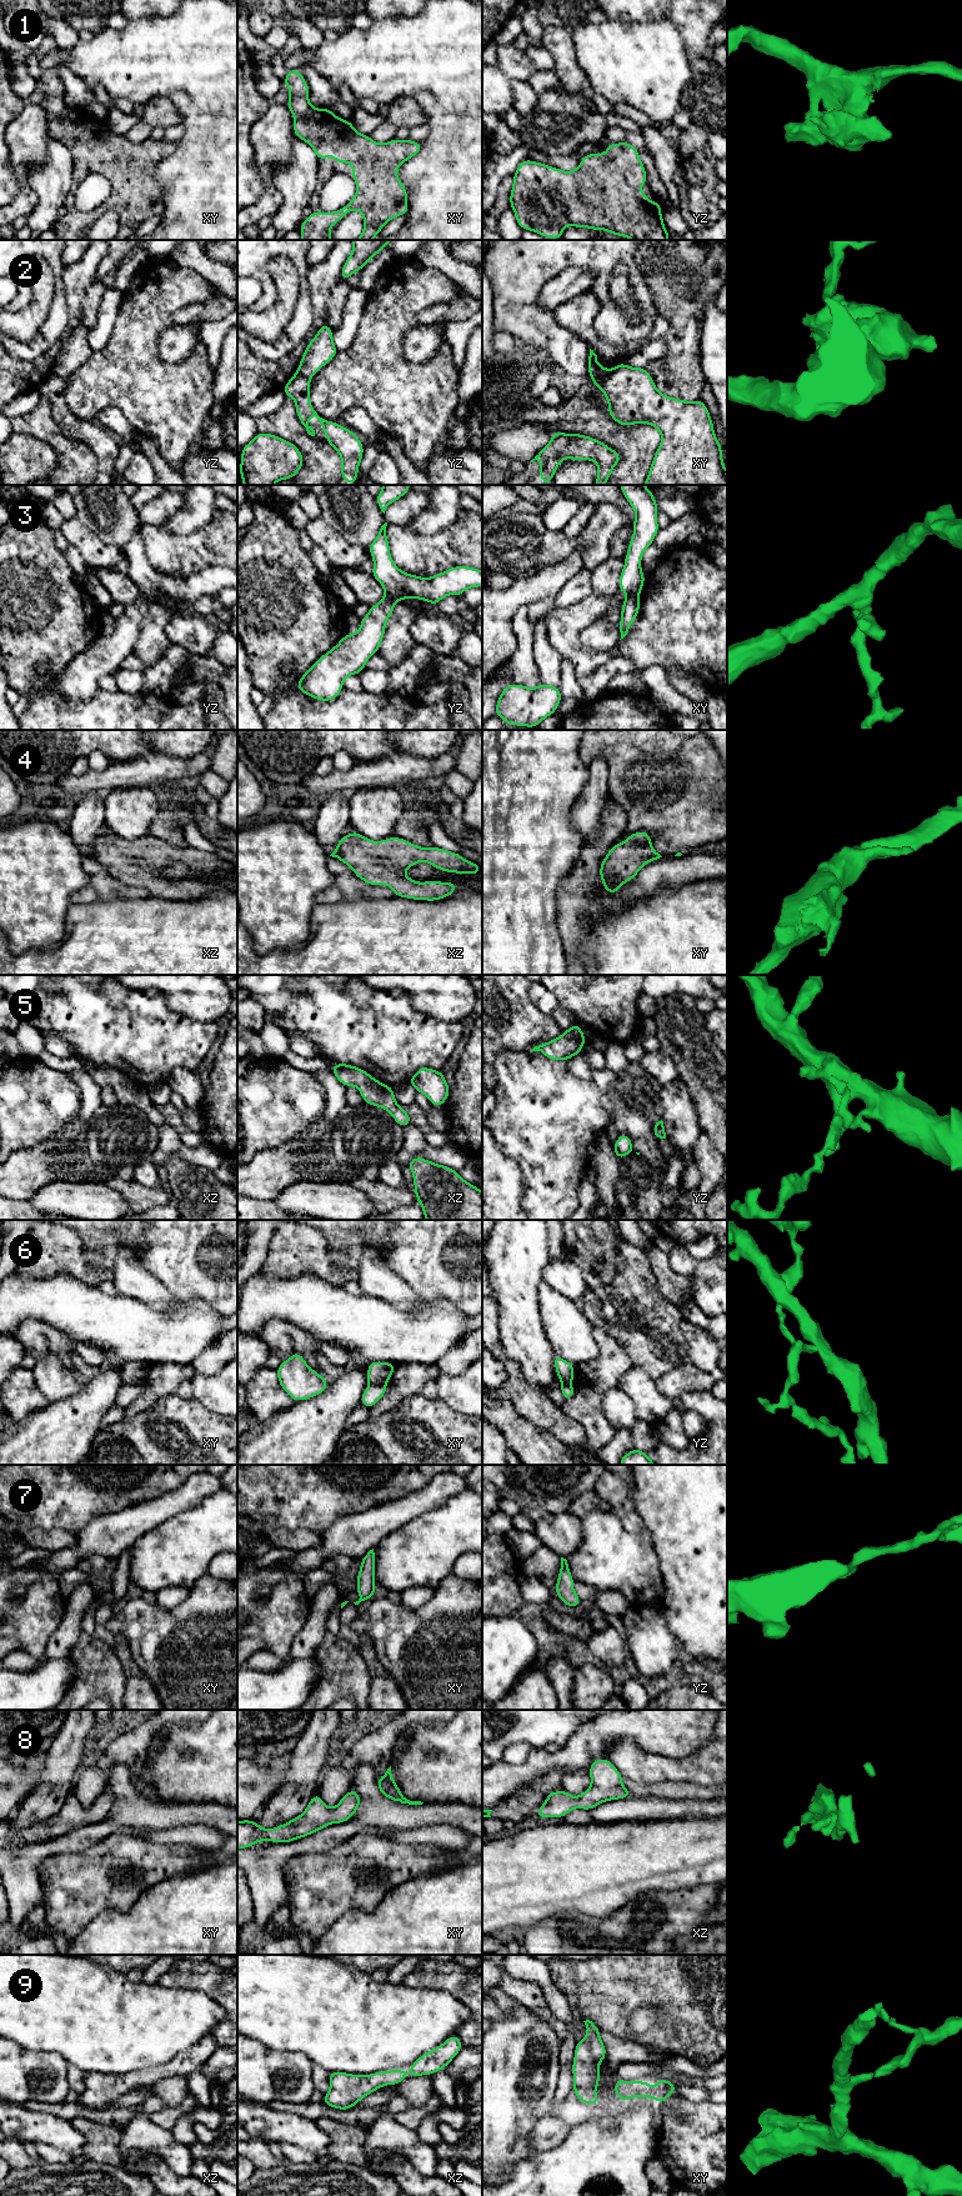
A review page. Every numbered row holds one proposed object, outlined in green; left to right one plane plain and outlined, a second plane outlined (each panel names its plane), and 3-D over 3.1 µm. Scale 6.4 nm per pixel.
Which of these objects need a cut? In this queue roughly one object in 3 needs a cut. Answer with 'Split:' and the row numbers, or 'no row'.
Split: 2, 3, 6

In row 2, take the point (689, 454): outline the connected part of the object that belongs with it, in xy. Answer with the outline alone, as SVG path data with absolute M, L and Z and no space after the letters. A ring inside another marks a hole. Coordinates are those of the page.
M620 362L605 379L592 377L608 402L608 415L622 426L648 424L661 432L661 444L643 485L727 485L722 446L705 402L692 402L661 394L645 367Z

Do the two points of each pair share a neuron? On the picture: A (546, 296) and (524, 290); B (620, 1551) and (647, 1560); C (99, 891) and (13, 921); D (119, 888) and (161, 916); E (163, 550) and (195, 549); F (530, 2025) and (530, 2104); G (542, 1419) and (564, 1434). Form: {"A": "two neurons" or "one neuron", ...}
{"A": "two neurons", "B": "one neuron", "C": "two neurons", "D": "two neurons", "E": "one neuron", "F": "one neuron", "G": "one neuron"}

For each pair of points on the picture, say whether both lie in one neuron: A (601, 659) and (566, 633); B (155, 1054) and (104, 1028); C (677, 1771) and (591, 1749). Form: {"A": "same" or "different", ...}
{"A": "same", "B": "same", "C": "different"}

